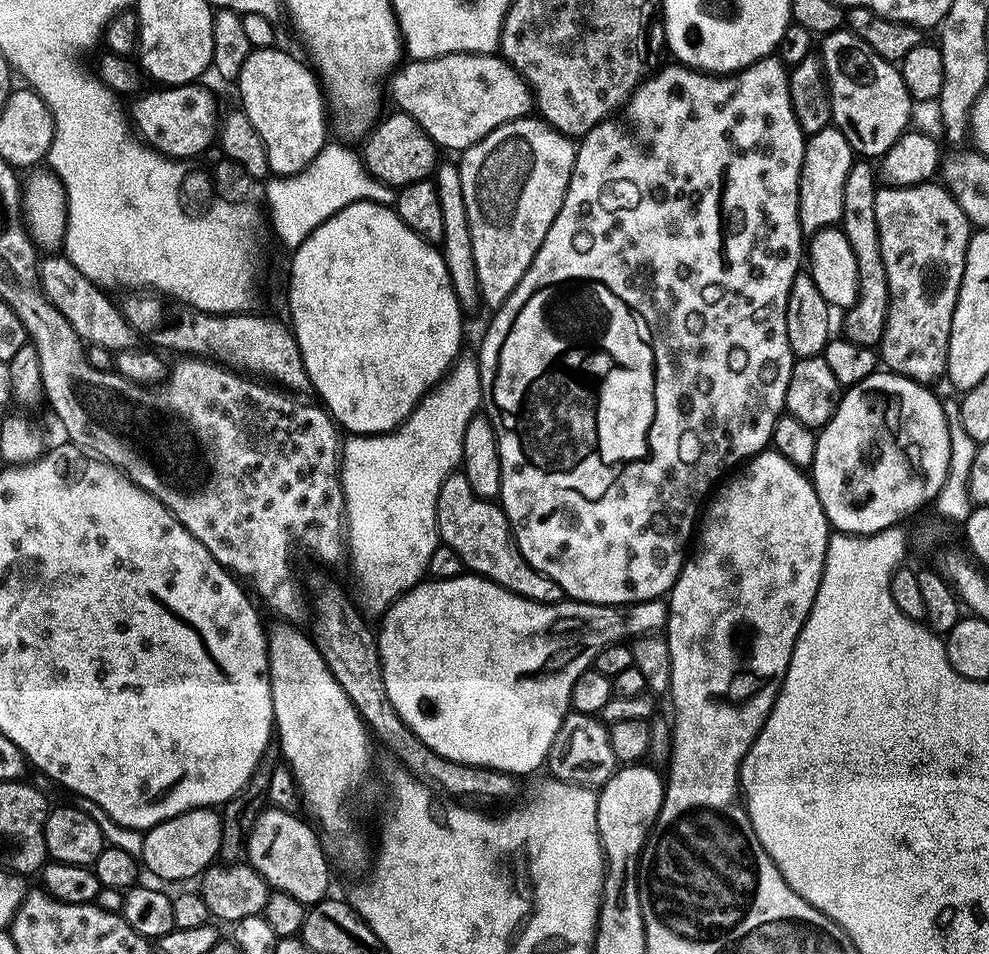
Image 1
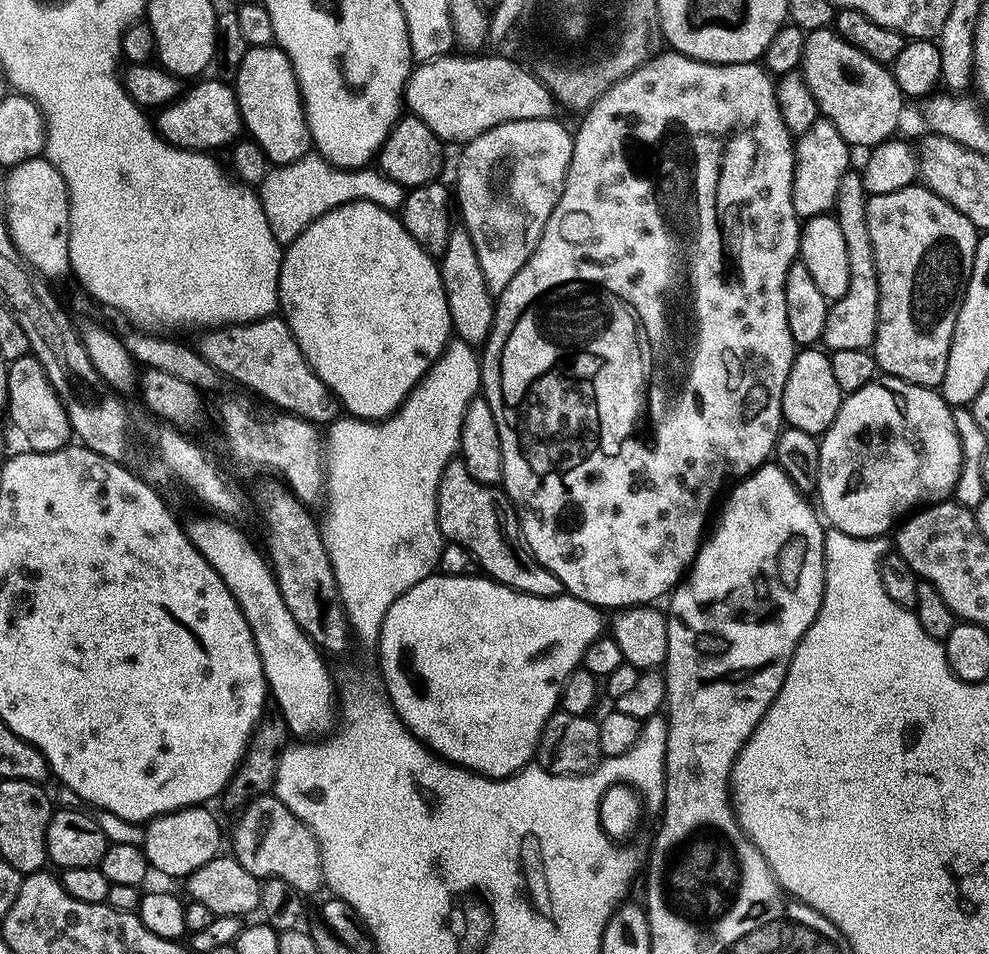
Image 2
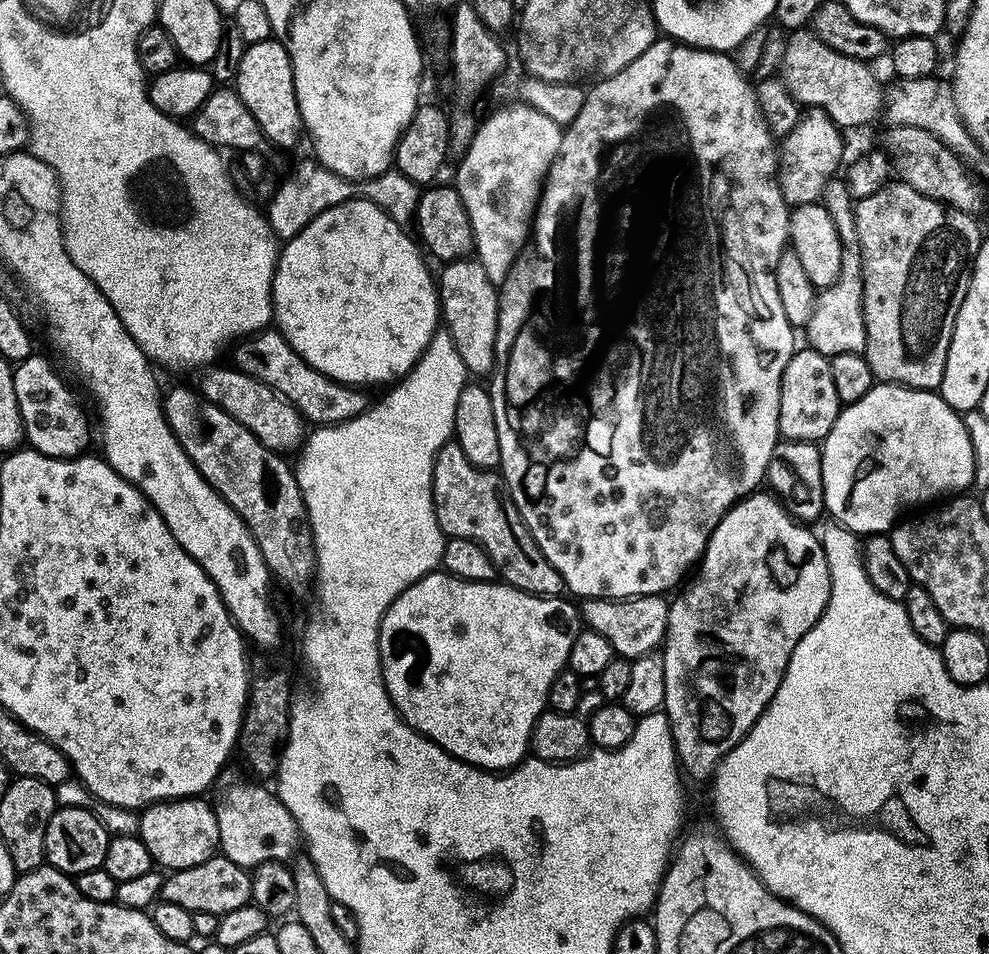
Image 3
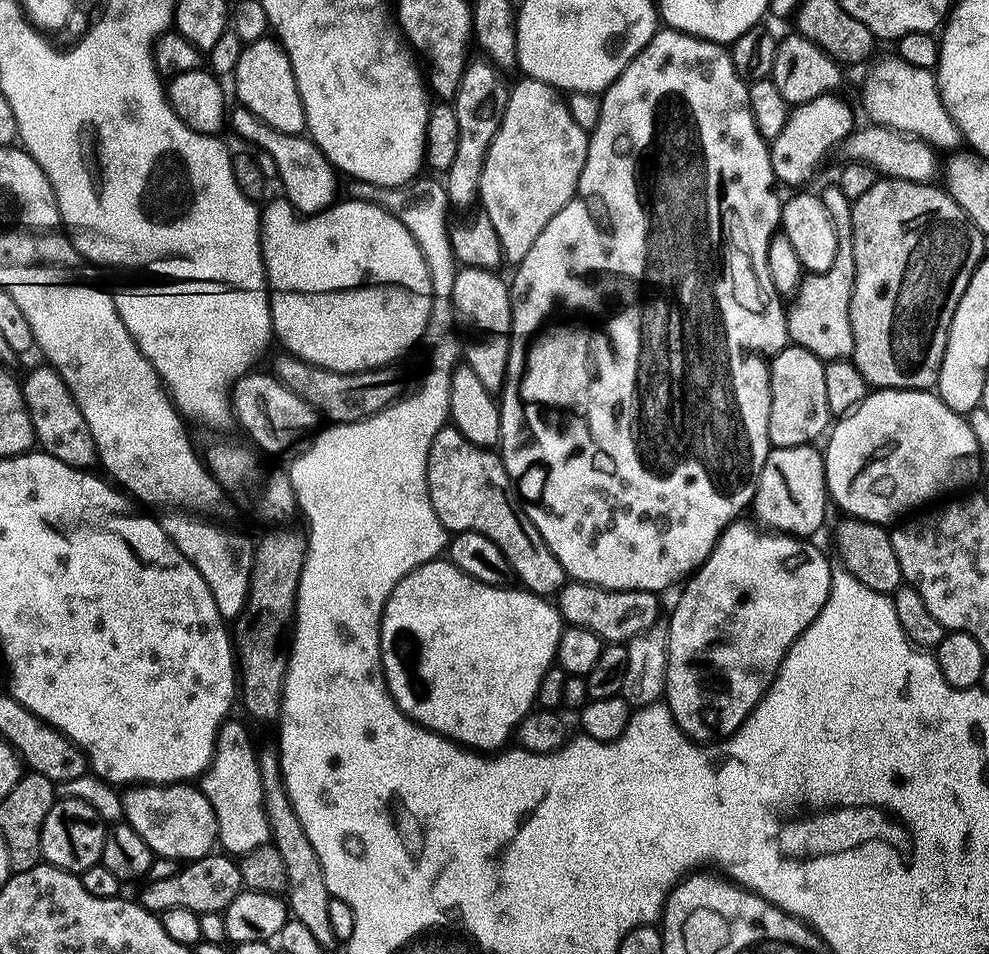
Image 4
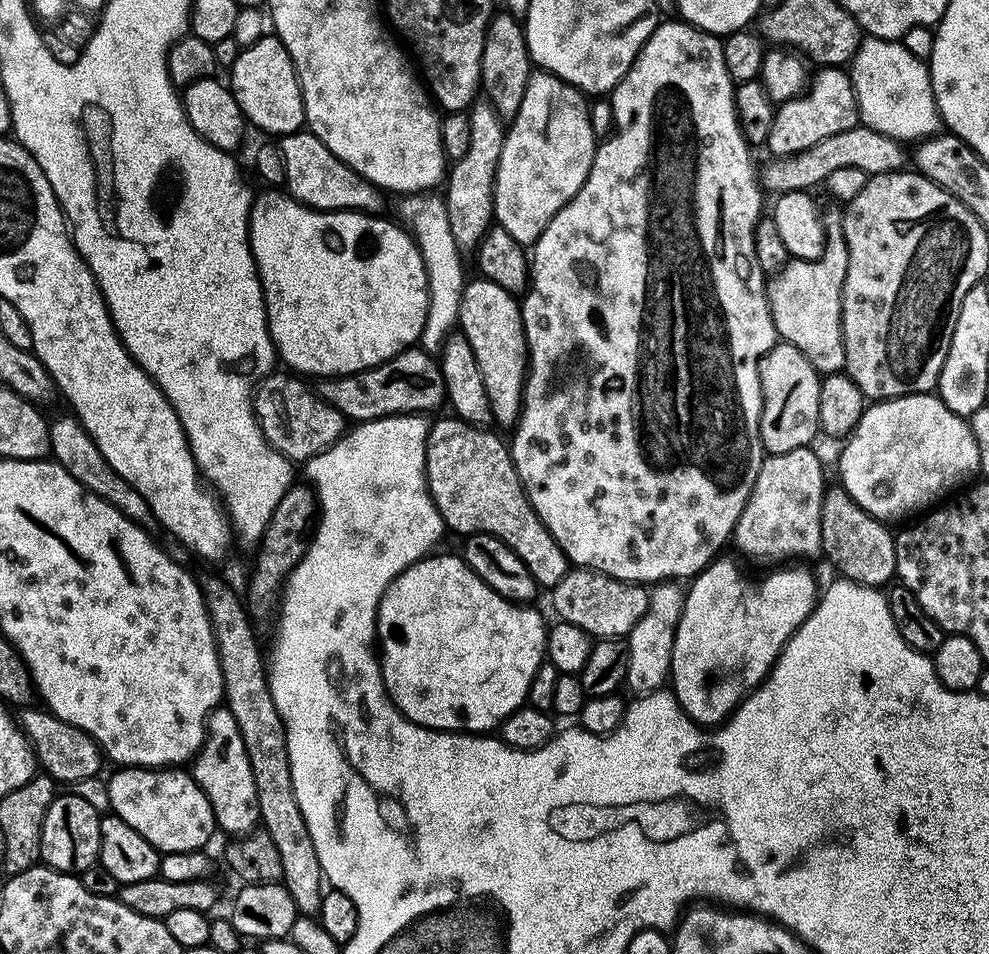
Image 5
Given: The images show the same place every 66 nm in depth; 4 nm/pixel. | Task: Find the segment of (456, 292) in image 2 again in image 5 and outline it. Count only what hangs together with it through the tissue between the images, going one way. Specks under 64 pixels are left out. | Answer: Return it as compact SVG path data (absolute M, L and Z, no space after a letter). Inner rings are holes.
M485 278L477 279L465 287L458 328L470 342L474 358L478 358L495 423L512 430L524 406L524 382L530 367L522 304L502 286Z

